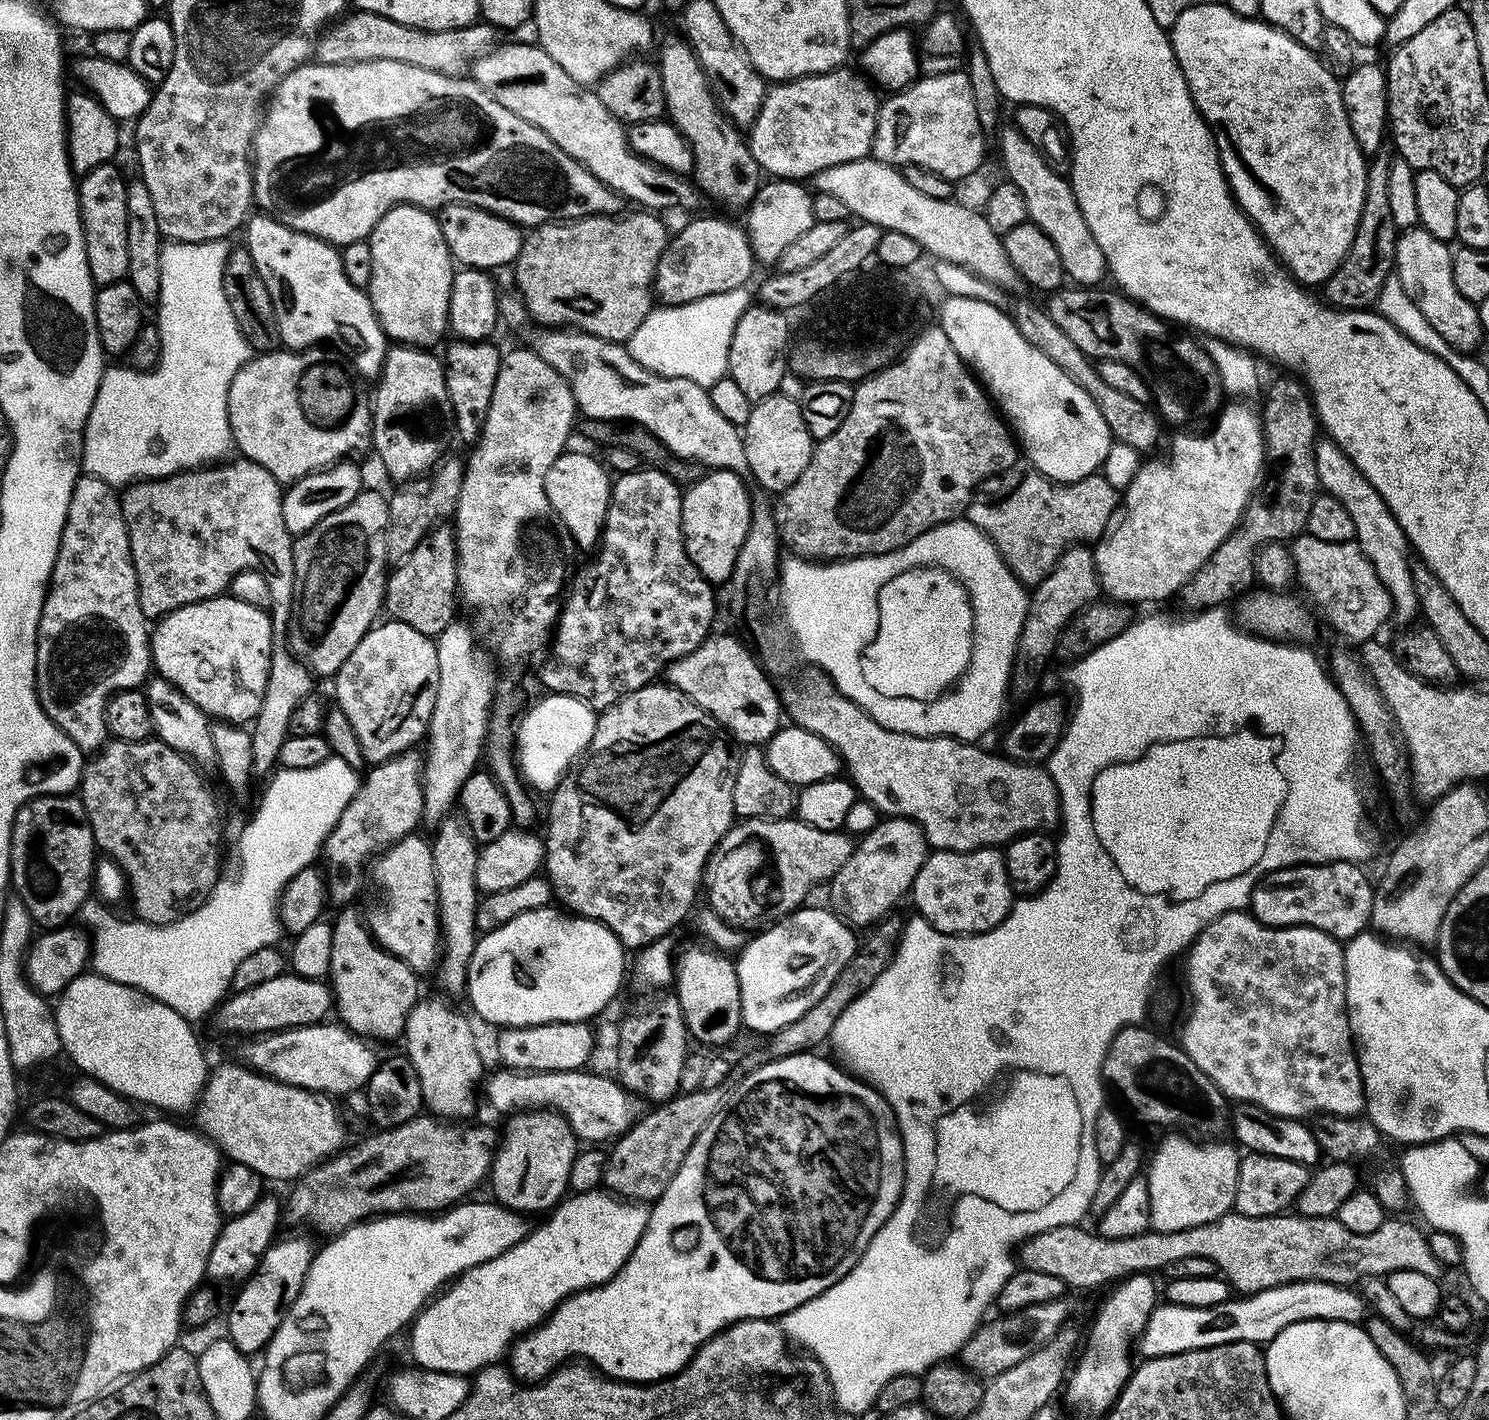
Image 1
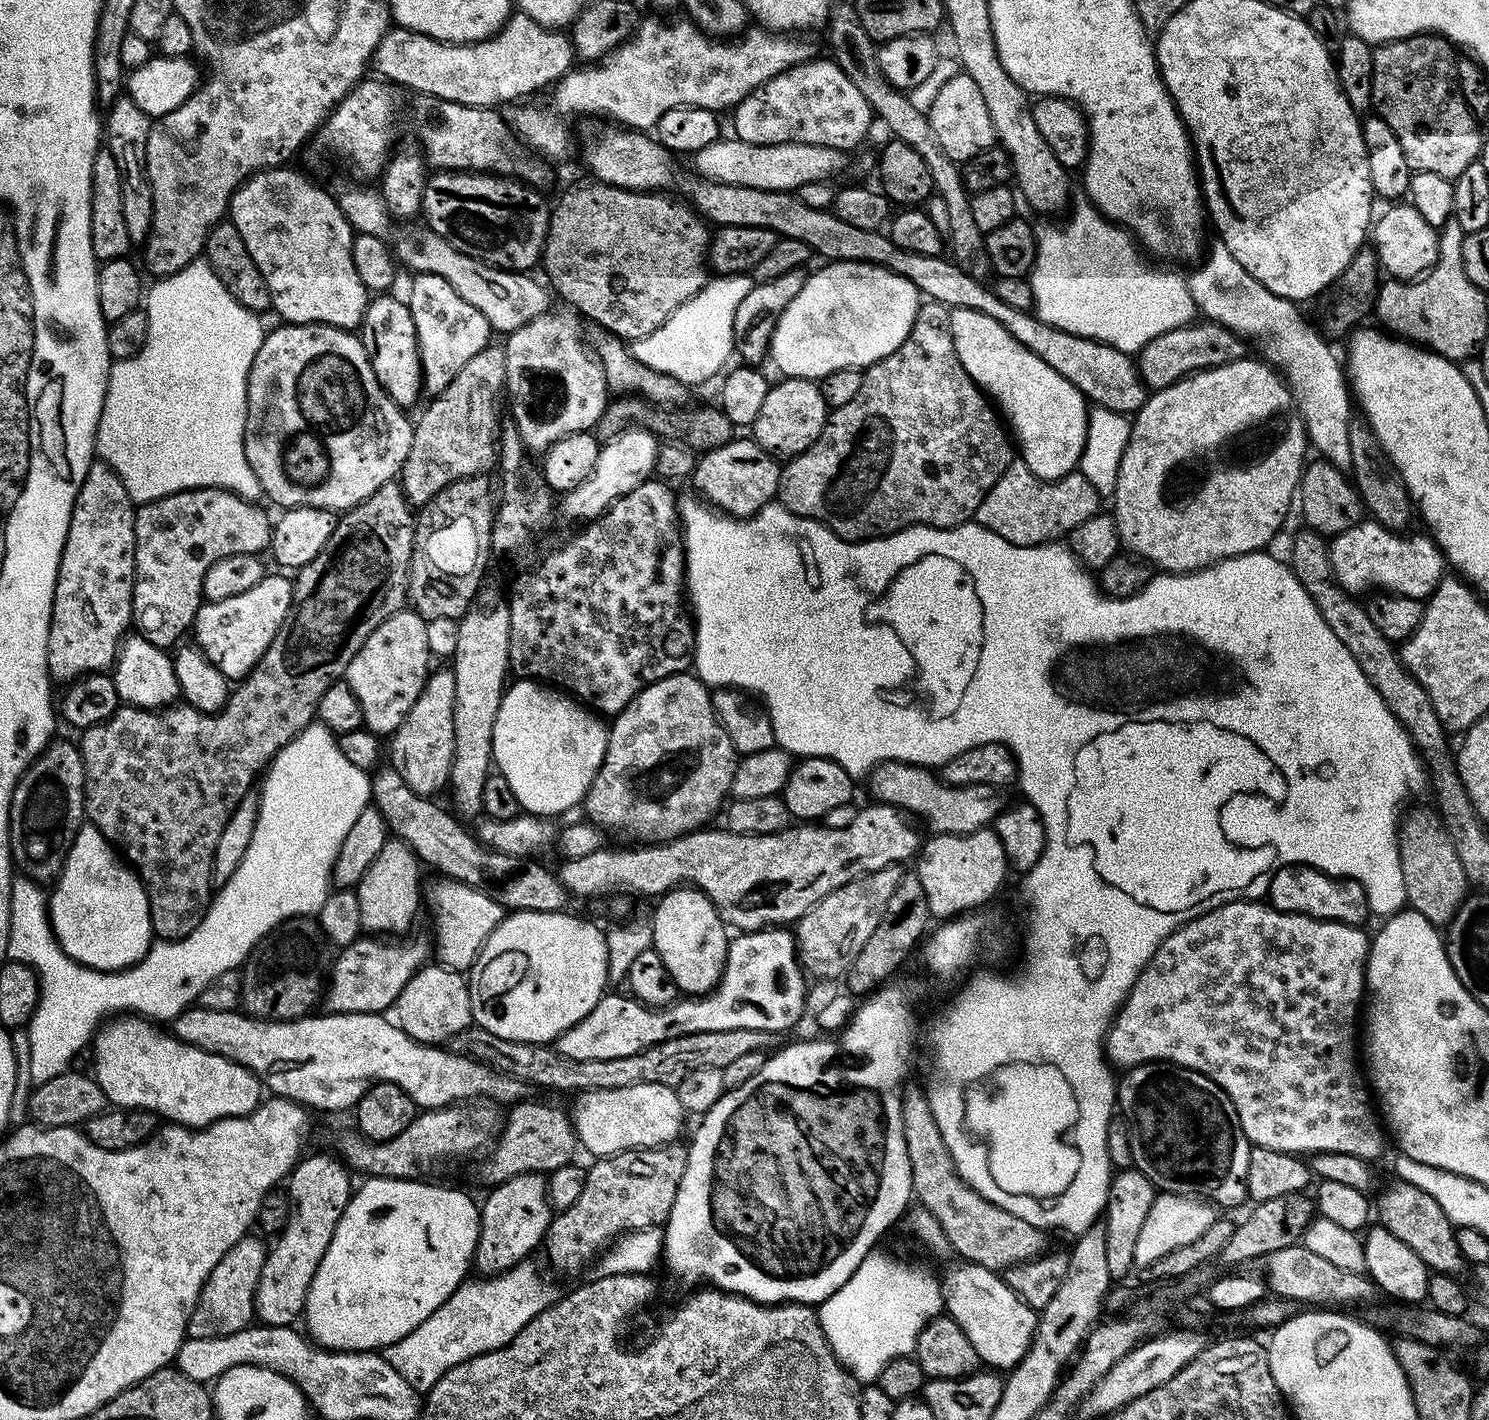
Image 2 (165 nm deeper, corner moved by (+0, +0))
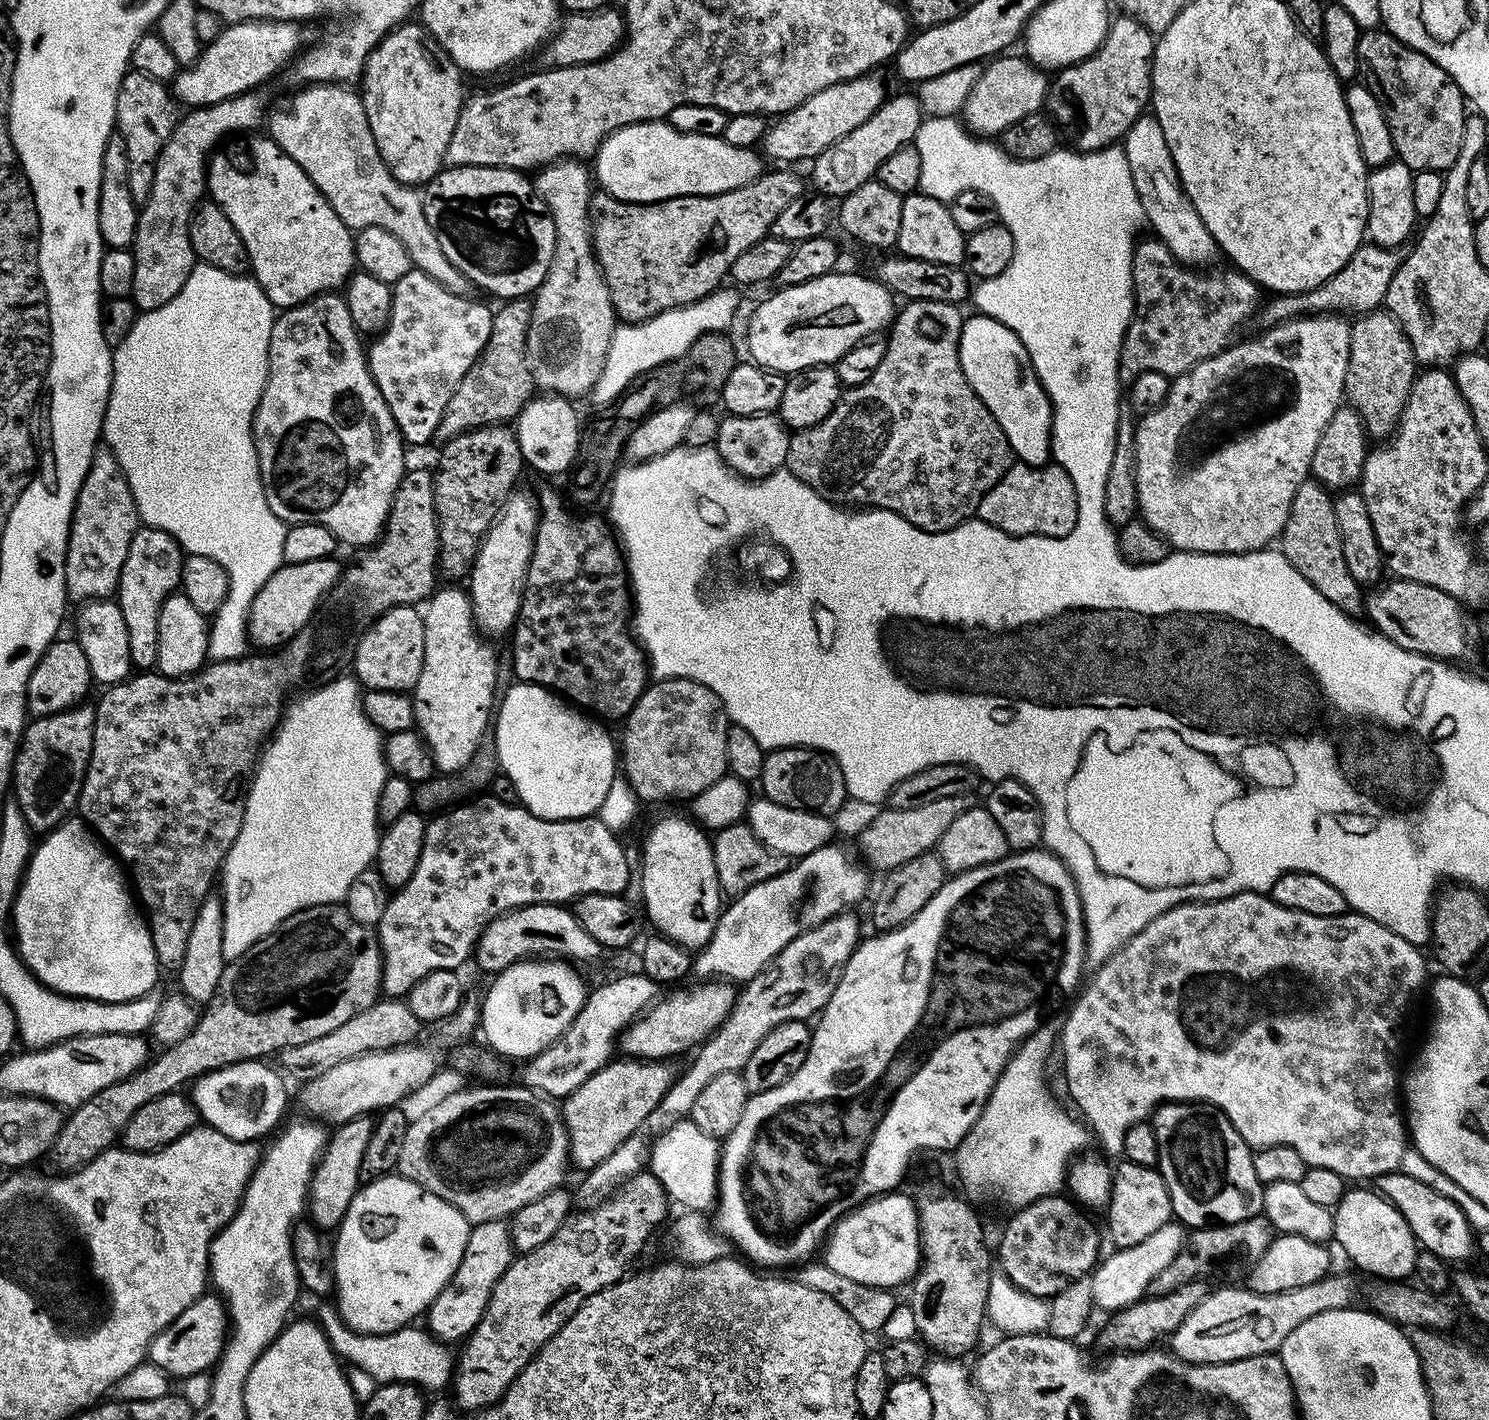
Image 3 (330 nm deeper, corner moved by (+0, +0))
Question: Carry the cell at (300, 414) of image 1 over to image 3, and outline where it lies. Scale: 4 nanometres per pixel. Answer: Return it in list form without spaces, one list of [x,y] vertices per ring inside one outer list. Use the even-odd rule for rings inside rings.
[[[335,291],[323,292],[321,296],[314,297],[309,303],[283,309],[272,321],[272,333],[268,347],[268,377],[256,407],[256,415],[252,418],[252,440],[256,443],[260,477],[266,494],[266,502],[270,502],[270,510],[274,510],[274,514],[278,514],[278,518],[288,526],[293,524],[326,526],[326,530],[330,530],[330,534],[336,537],[341,545],[353,544],[356,550],[371,546],[379,540],[380,533],[384,531],[384,524],[390,514],[392,499],[398,490],[400,479],[404,477],[406,471],[404,438],[400,435],[398,426],[390,414],[390,406],[386,406],[386,402],[370,374],[366,348],[363,343],[360,345],[360,340],[362,340],[361,333],[357,332],[354,322],[350,318],[350,310],[346,306],[343,295],[337,294]]]

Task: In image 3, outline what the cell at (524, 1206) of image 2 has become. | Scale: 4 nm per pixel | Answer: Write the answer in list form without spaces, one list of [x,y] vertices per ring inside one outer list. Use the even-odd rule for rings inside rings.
[[[502,1220],[473,1224],[469,1227],[466,1238],[466,1250],[462,1254],[462,1262],[458,1262],[458,1270],[454,1270],[452,1281],[434,1298],[434,1302],[426,1313],[427,1331],[441,1342],[463,1341],[476,1329],[482,1314],[486,1314],[486,1306],[490,1302],[490,1294],[494,1294],[494,1286],[498,1286],[498,1278],[506,1274],[506,1270],[514,1259],[512,1235],[508,1224]]]

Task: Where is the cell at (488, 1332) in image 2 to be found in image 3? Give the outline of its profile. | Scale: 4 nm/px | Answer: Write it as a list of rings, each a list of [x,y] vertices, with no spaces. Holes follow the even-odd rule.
[[[324,1302],[314,1313],[314,1319],[326,1334],[330,1346],[341,1361],[353,1368],[366,1370],[370,1378],[381,1384],[415,1384],[421,1390],[428,1388],[449,1387],[454,1375],[454,1352],[447,1343],[441,1342],[423,1327],[405,1326],[386,1334],[370,1334],[354,1330],[345,1320],[332,1302]]]

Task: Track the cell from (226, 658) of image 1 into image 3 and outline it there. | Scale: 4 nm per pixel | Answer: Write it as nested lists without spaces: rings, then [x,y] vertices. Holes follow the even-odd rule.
[[[318,558],[314,562],[283,563],[258,590],[248,612],[248,638],[253,645],[261,644],[261,649],[276,650],[288,643],[311,622],[312,615],[320,607],[322,601],[332,591],[332,587],[340,581],[342,564],[336,558]]]

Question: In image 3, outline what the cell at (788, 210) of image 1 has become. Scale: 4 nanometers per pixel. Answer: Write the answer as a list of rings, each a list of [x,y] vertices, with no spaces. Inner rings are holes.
[[[889,95],[884,105],[874,110],[874,114],[870,114],[862,126],[850,130],[846,138],[834,142],[811,161],[812,184],[816,187],[813,189],[829,198],[843,198],[850,194],[850,190],[858,190],[862,182],[875,177],[878,166],[882,166],[882,162],[886,162],[894,150],[915,141],[921,123],[922,111],[915,95]]]

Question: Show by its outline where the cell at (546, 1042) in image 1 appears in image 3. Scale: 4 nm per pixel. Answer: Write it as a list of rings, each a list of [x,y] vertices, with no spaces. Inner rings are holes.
[[[719,978],[696,982],[685,992],[672,992],[668,997],[657,999],[648,1011],[637,1016],[620,1034],[618,1048],[625,1057],[638,1060],[663,1060],[679,1052],[695,1049],[704,1043],[722,1023],[722,1017],[732,1013],[738,995],[731,983]]]

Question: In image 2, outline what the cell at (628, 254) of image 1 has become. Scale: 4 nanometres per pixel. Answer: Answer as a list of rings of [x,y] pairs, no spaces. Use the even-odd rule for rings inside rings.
[[[595,178],[587,179],[570,185],[561,194],[560,201],[554,204],[551,209],[548,217],[548,237],[544,243],[542,269],[544,268],[545,274],[548,275],[549,281],[547,280],[547,283],[550,285],[551,291],[555,295],[557,292],[570,307],[577,308],[581,312],[579,315],[585,321],[587,321],[586,319],[592,320],[588,322],[591,322],[597,328],[604,328],[608,332],[613,332],[614,335],[625,342],[641,340],[650,334],[654,334],[654,330],[658,330],[658,326],[662,326],[666,322],[666,318],[670,318],[670,314],[674,314],[674,310],[678,310],[678,306],[682,306],[690,298],[694,298],[694,294],[701,292],[705,284],[708,283],[710,272],[706,267],[706,257],[710,243],[709,225],[691,204],[677,198],[675,195],[661,194],[659,192],[635,192],[629,188],[604,184],[601,180]]]

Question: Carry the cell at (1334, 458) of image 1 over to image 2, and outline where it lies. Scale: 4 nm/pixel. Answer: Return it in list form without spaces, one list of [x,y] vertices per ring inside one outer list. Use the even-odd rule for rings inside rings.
[[[1213,239],[1207,249],[1206,255],[1195,265],[1196,269],[1192,273],[1187,273],[1186,279],[1190,298],[1194,298],[1196,311],[1205,321],[1213,324],[1226,326],[1232,332],[1237,332],[1245,340],[1254,342],[1261,357],[1273,368],[1279,370],[1288,387],[1292,389],[1292,399],[1296,405],[1296,411],[1300,414],[1300,419],[1304,421],[1304,430],[1308,433],[1308,443],[1313,449],[1317,448],[1319,455],[1325,460],[1329,460],[1335,468],[1345,470],[1351,469],[1352,459],[1350,458],[1350,434],[1348,425],[1354,419],[1354,404],[1350,397],[1350,385],[1346,379],[1345,369],[1342,367],[1342,360],[1332,353],[1332,348],[1327,339],[1319,331],[1316,332],[1304,321],[1300,314],[1297,301],[1287,300],[1262,286],[1254,274],[1246,270],[1246,266],[1241,266],[1238,258],[1226,250],[1226,246],[1218,239]]]

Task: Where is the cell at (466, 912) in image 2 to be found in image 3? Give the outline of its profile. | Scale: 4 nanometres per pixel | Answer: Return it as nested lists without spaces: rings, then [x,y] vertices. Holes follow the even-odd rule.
[[[531,904],[494,918],[478,938],[474,964],[484,972],[495,974],[506,970],[511,964],[529,958],[559,958],[577,965],[588,964],[602,955],[602,949],[586,930],[576,921],[567,907],[559,904]]]

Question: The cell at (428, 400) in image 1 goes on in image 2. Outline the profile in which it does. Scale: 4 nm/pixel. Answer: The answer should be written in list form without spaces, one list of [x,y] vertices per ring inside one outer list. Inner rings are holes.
[[[376,294],[369,299],[364,318],[360,322],[359,335],[364,342],[364,349],[372,359],[372,369],[383,386],[386,395],[402,409],[410,406],[424,387],[424,368],[420,365],[420,347],[414,330],[414,318],[407,303],[393,294]]]

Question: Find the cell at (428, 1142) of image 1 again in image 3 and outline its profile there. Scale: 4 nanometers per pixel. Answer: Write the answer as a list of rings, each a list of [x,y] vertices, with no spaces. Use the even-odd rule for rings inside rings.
[[[613,1058],[599,1068],[578,1090],[563,1097],[562,1115],[568,1127],[570,1160],[581,1170],[601,1164],[626,1138],[640,1131],[642,1122],[650,1118],[650,1110],[662,1102],[668,1087],[672,1085],[674,1071],[663,1060],[638,1060],[635,1058]]]

